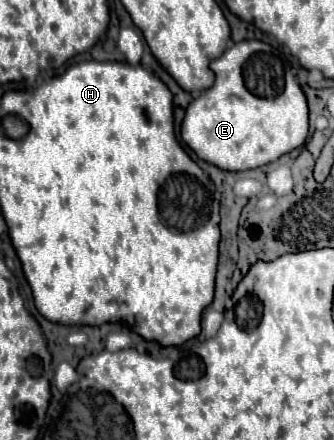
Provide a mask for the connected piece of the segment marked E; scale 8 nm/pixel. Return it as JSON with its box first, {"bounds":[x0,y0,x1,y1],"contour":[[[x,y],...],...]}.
{"bounds":[181,40,309,172],"contour":[[[243,40],[233,44],[229,50],[225,50],[223,56],[219,56],[211,64],[215,84],[187,106],[181,124],[181,140],[201,160],[227,172],[259,168],[299,148],[307,138],[309,122],[305,94],[295,80],[297,68],[297,60],[285,48],[273,48],[261,40]]]}

